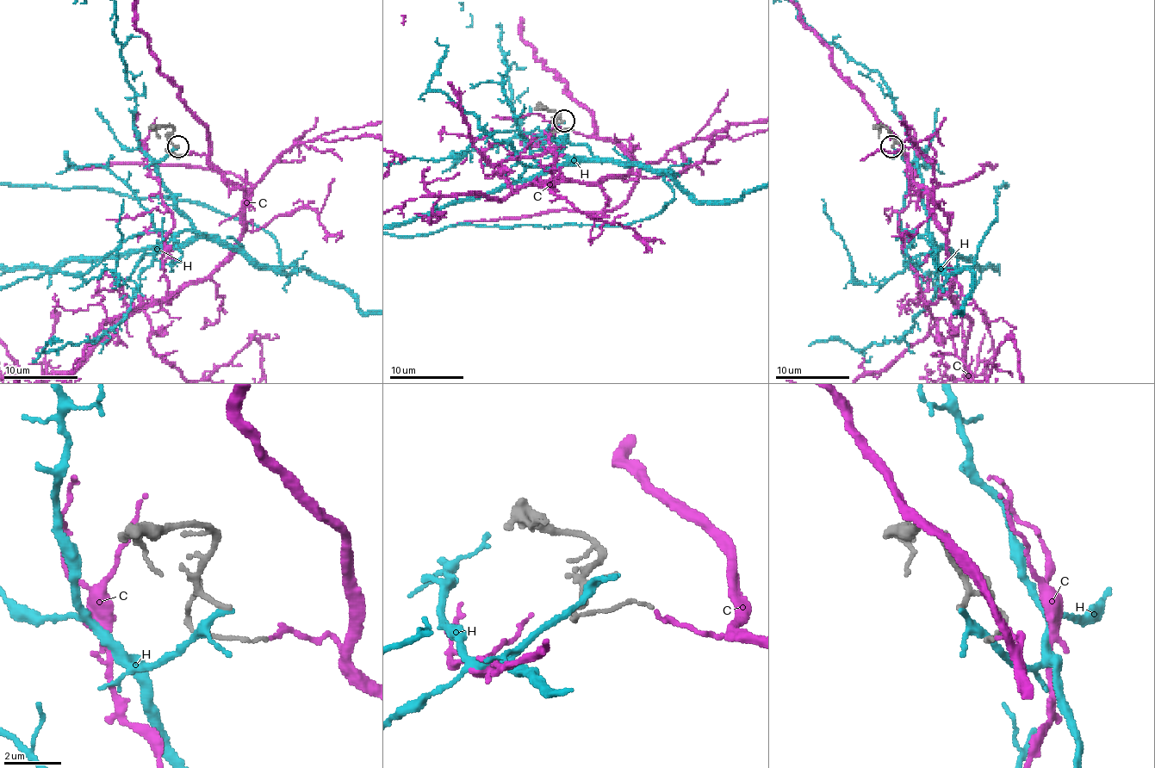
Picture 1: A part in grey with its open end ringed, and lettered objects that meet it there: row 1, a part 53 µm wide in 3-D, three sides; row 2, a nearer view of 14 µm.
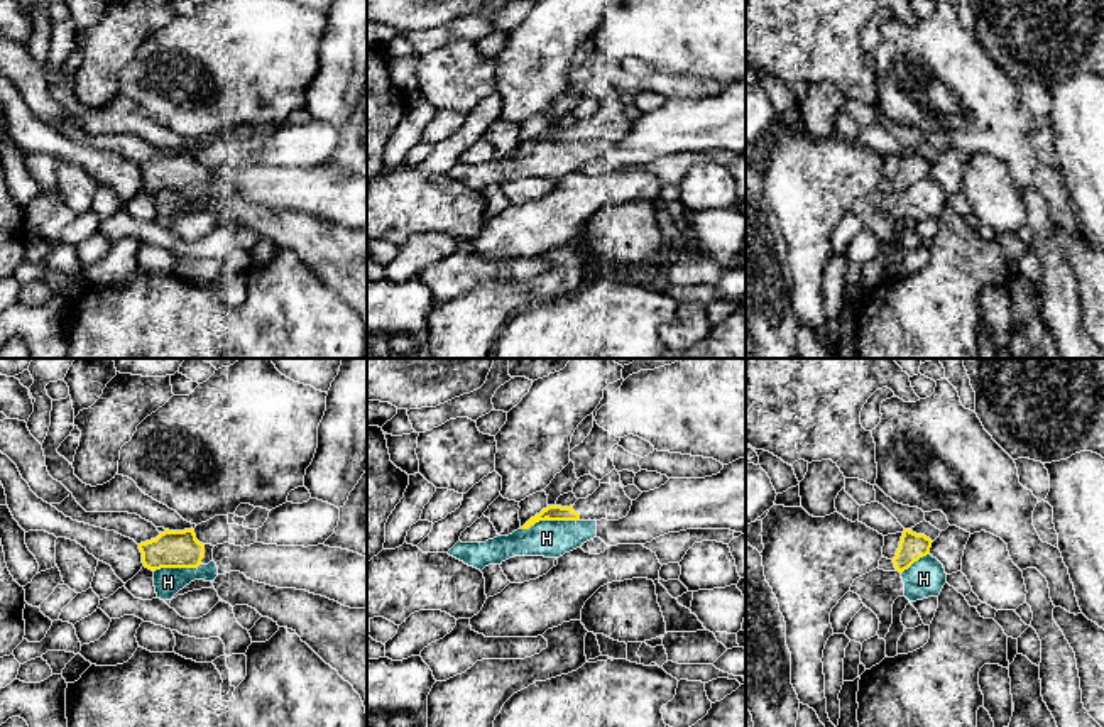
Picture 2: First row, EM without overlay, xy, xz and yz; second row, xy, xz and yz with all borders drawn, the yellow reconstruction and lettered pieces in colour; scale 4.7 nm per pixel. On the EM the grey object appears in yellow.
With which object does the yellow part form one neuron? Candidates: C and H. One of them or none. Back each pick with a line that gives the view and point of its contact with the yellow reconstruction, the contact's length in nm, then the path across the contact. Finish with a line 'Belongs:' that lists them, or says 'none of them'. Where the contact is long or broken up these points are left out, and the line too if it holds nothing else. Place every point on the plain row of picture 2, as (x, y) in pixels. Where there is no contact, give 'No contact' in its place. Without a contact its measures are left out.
Belongs: none of them

